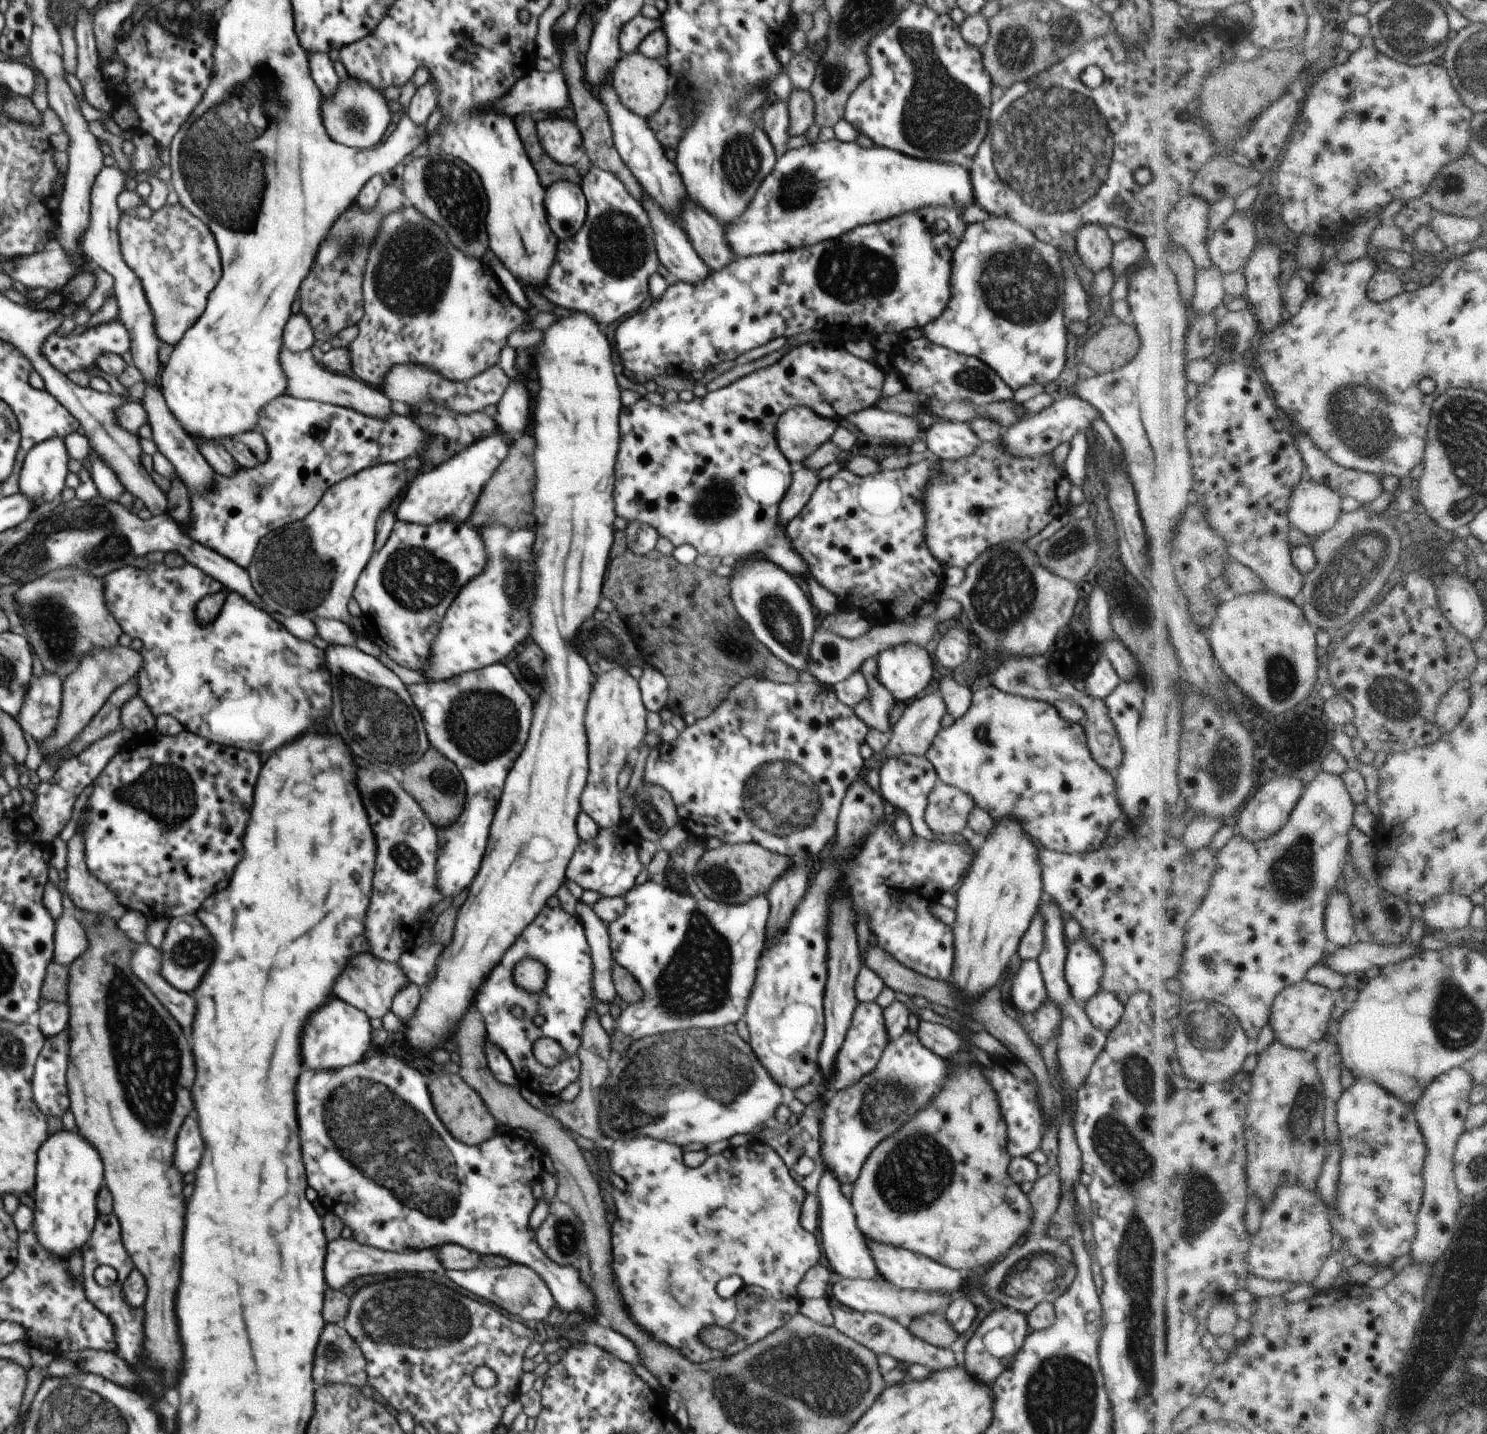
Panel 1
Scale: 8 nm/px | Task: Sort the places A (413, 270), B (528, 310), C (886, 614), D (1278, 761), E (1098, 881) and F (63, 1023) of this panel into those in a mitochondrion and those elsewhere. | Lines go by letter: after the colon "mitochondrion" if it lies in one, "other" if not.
A: mitochondrion
B: other
C: other
D: other
E: other
F: other

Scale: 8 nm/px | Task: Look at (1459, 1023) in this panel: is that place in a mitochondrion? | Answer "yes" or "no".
yes

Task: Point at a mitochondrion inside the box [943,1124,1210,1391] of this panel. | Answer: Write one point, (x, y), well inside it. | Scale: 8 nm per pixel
(1041, 1270)

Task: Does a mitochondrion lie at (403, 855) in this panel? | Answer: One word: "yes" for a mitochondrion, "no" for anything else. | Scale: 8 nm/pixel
yes

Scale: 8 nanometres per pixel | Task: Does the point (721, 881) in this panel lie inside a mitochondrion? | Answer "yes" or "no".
yes

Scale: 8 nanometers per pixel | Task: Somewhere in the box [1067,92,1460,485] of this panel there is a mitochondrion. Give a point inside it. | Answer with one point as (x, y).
(1359, 415)

